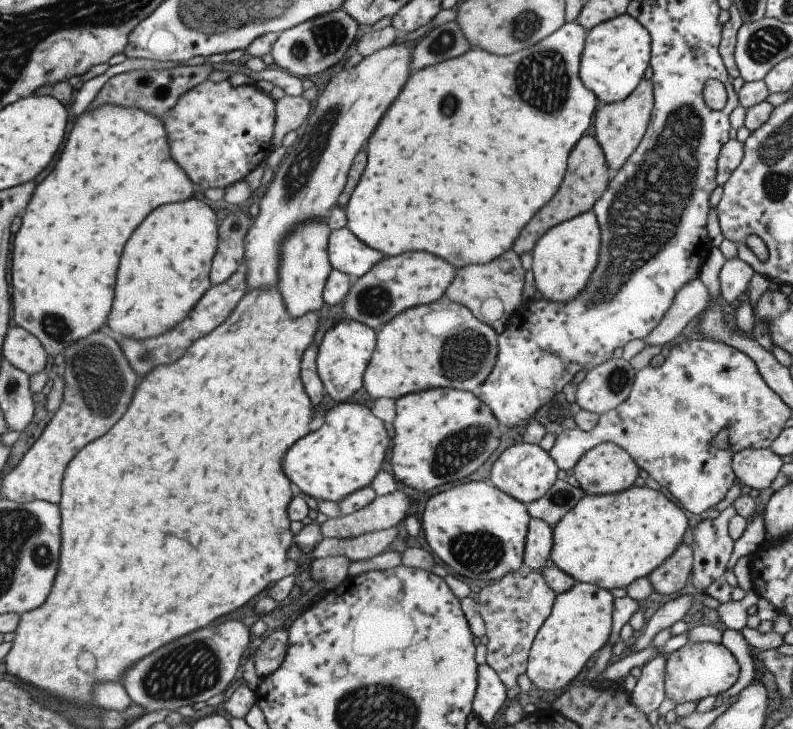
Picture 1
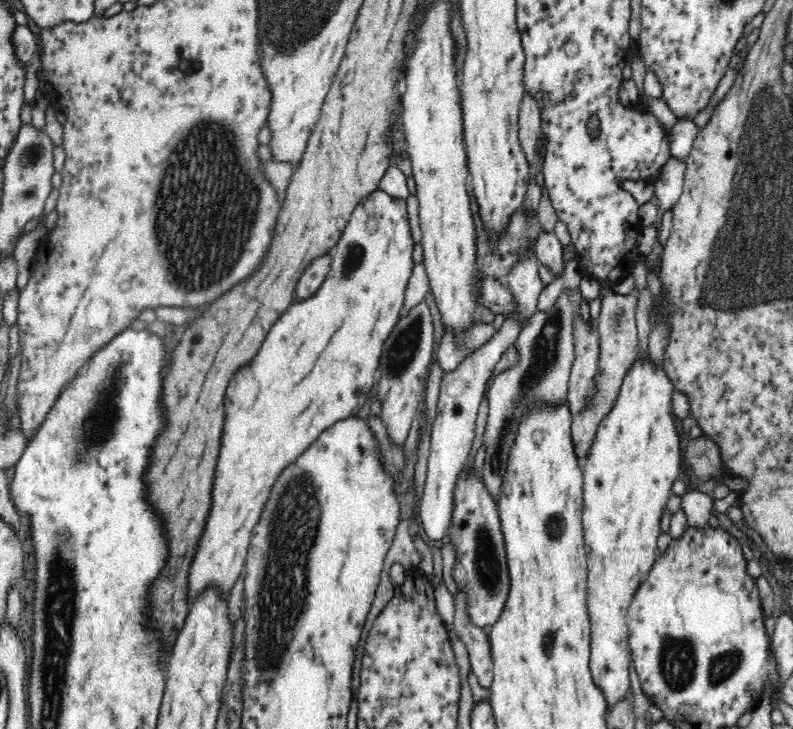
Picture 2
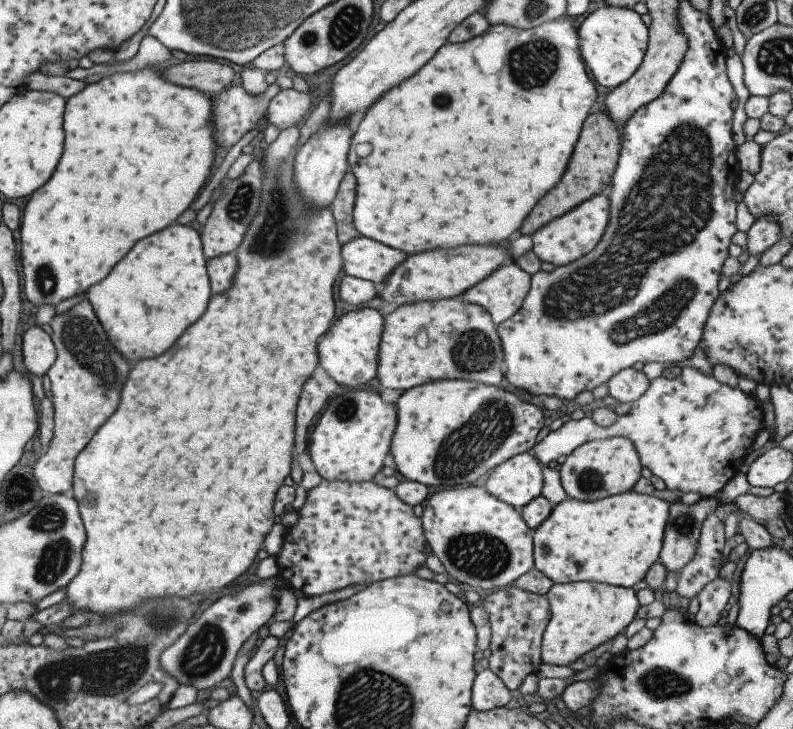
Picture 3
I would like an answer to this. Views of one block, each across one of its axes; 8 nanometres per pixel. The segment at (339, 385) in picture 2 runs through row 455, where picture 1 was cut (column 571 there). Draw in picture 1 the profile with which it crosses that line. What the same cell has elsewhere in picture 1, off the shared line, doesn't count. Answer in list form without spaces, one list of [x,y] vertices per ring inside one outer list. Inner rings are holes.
[[[592,210],[552,226],[537,238],[531,250],[531,273],[542,298],[549,302],[569,302],[587,286],[599,256],[600,230]]]

